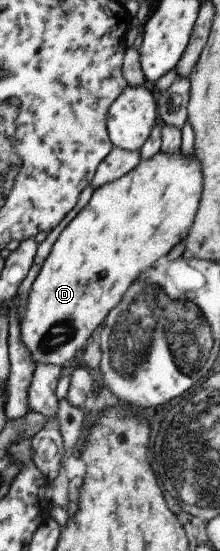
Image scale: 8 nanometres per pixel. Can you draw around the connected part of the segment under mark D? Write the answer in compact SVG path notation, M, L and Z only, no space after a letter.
M165 151L158 152L153 158L141 159L141 162L129 174L123 176L115 182L106 184L95 190L91 196L90 201L76 214L76 217L60 232L58 239L54 243L52 250L41 267L34 283L29 292L27 299L27 312L21 322L22 339L29 350L33 353L34 361L37 363L47 363L52 365L59 365L62 367L71 367L74 364L77 352L81 348L85 349L87 344L92 340L91 334L95 332L95 328L99 328L104 324L109 316L109 313L117 308L117 305L128 294L128 290L137 279L141 278L143 274L152 268L159 260L163 260L177 244L184 242L189 236L191 227L195 222L197 210L199 210L199 200L203 194L203 172L201 172L201 162L195 154L189 156L178 153L168 153Z

